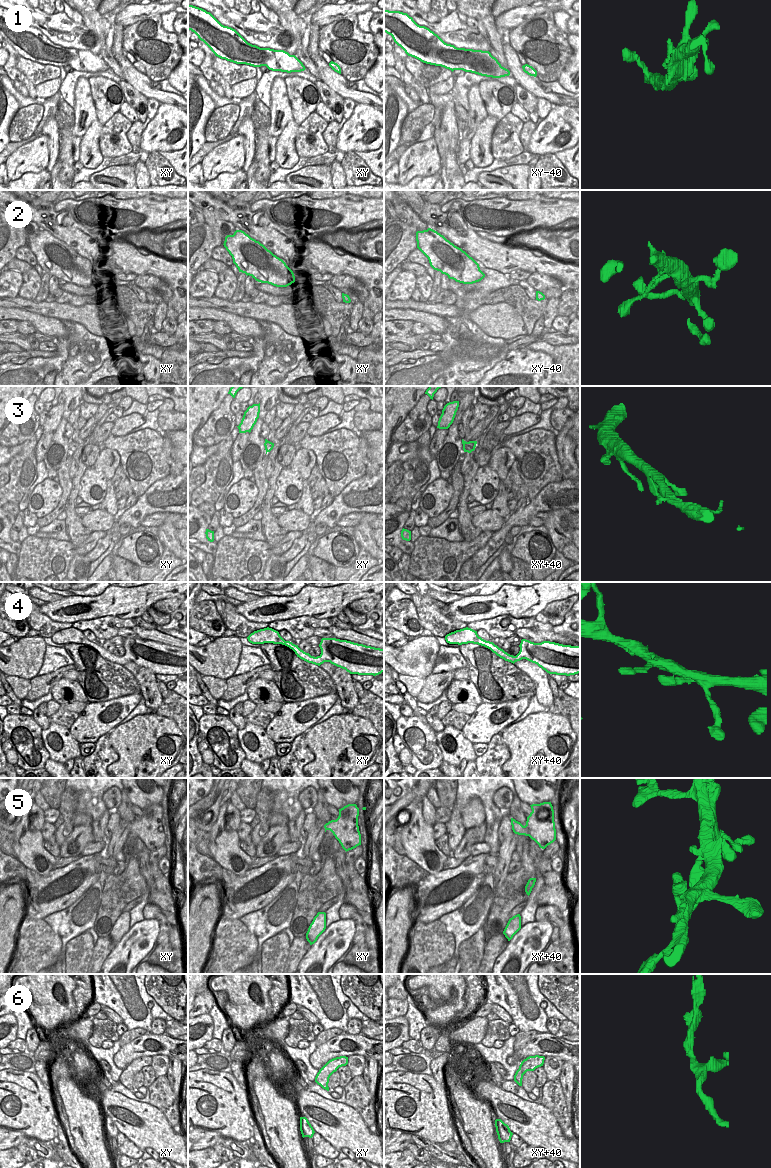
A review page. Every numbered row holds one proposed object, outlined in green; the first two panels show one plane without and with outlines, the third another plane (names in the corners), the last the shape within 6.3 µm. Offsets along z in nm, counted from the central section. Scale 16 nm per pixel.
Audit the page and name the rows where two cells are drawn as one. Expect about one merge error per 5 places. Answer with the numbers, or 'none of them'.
6

